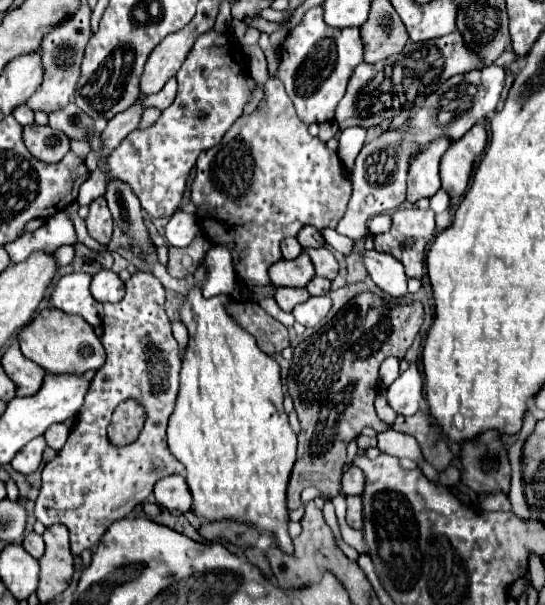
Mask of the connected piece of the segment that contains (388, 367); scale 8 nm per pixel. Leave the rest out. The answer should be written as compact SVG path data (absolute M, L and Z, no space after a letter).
M386 358L380 366L380 382L382 386L390 386L398 378L398 360L396 358Z

